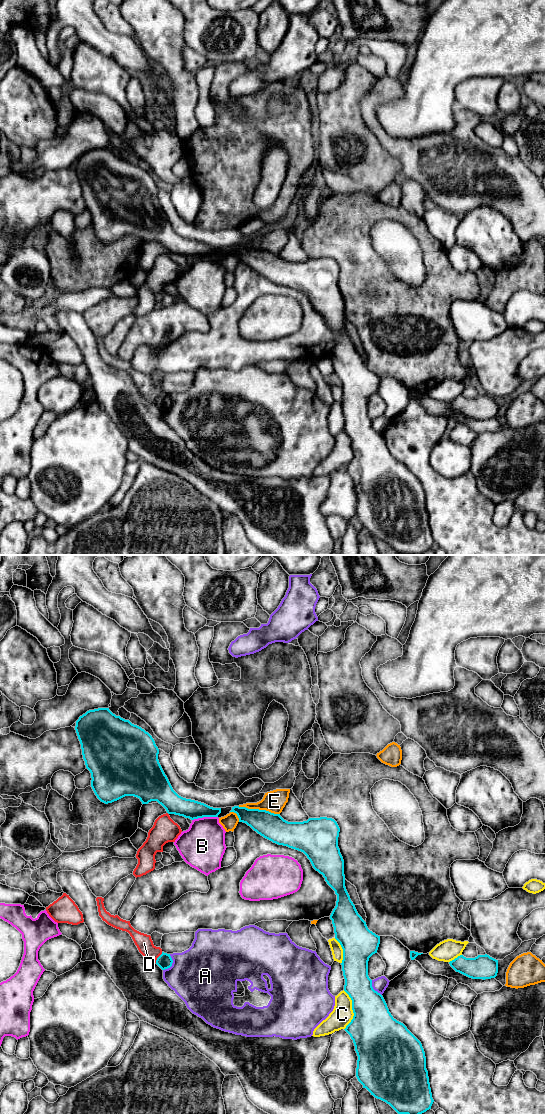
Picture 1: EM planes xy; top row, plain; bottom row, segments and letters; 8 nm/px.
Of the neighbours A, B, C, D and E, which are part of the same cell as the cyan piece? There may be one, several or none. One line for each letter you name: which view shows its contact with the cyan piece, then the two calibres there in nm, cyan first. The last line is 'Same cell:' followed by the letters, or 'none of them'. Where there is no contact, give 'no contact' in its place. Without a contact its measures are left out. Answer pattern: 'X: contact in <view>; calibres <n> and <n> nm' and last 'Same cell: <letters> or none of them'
Same cell: none of them

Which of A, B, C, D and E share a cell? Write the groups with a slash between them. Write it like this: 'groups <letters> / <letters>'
groups A / B / C / D / E

